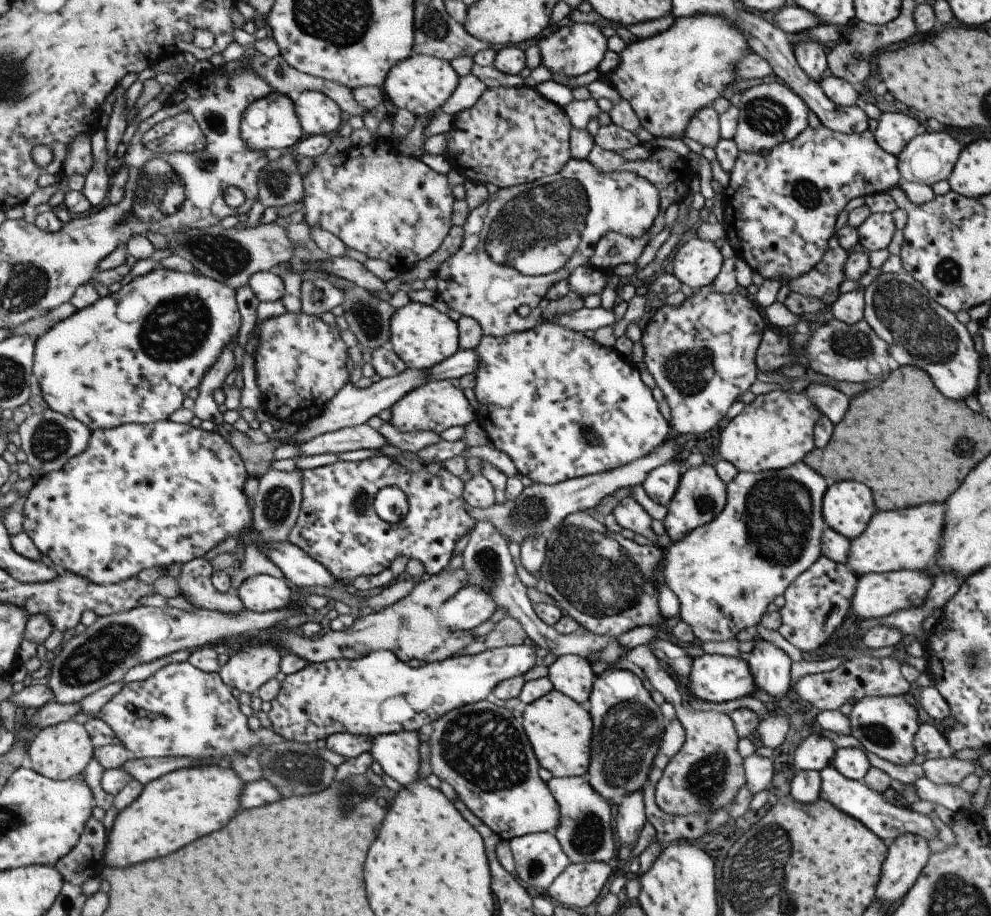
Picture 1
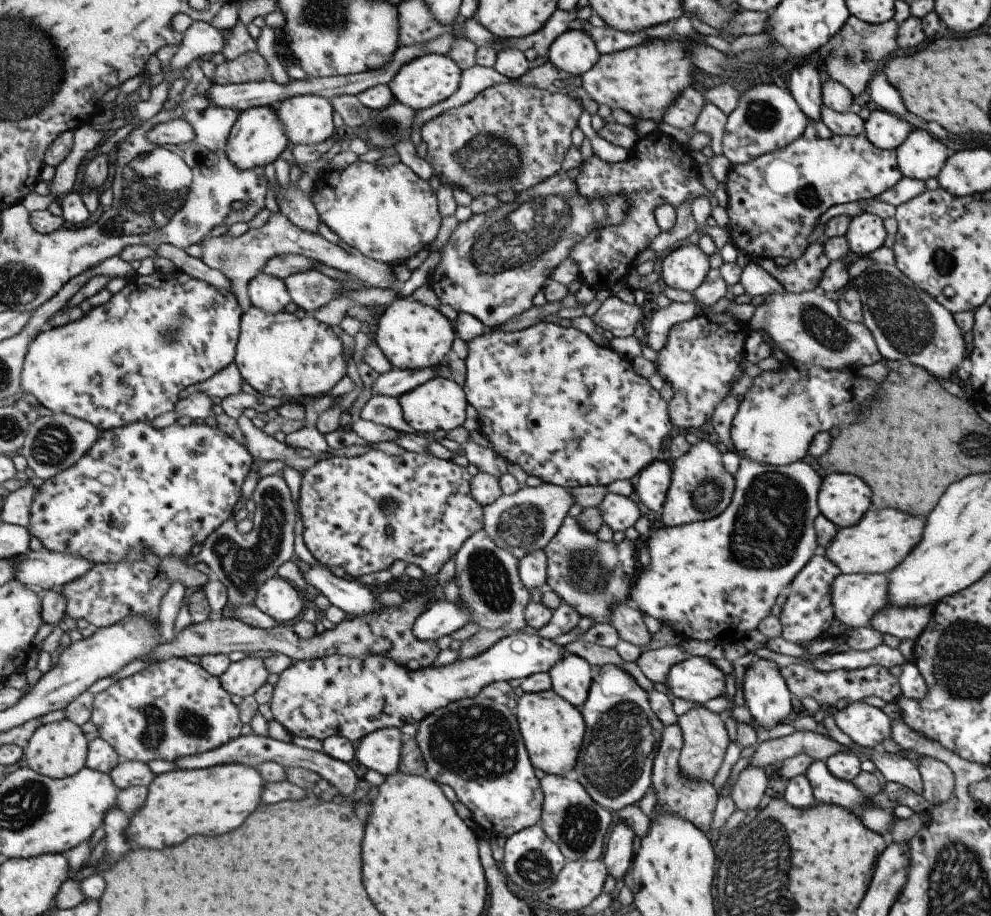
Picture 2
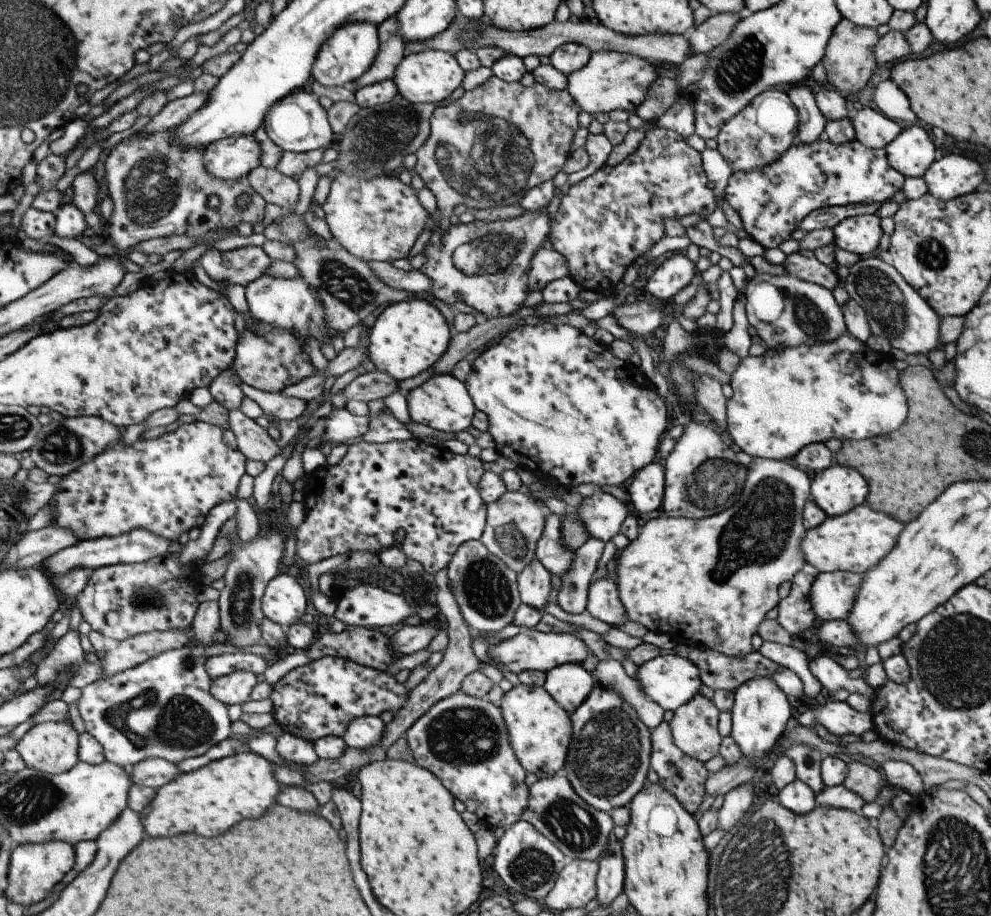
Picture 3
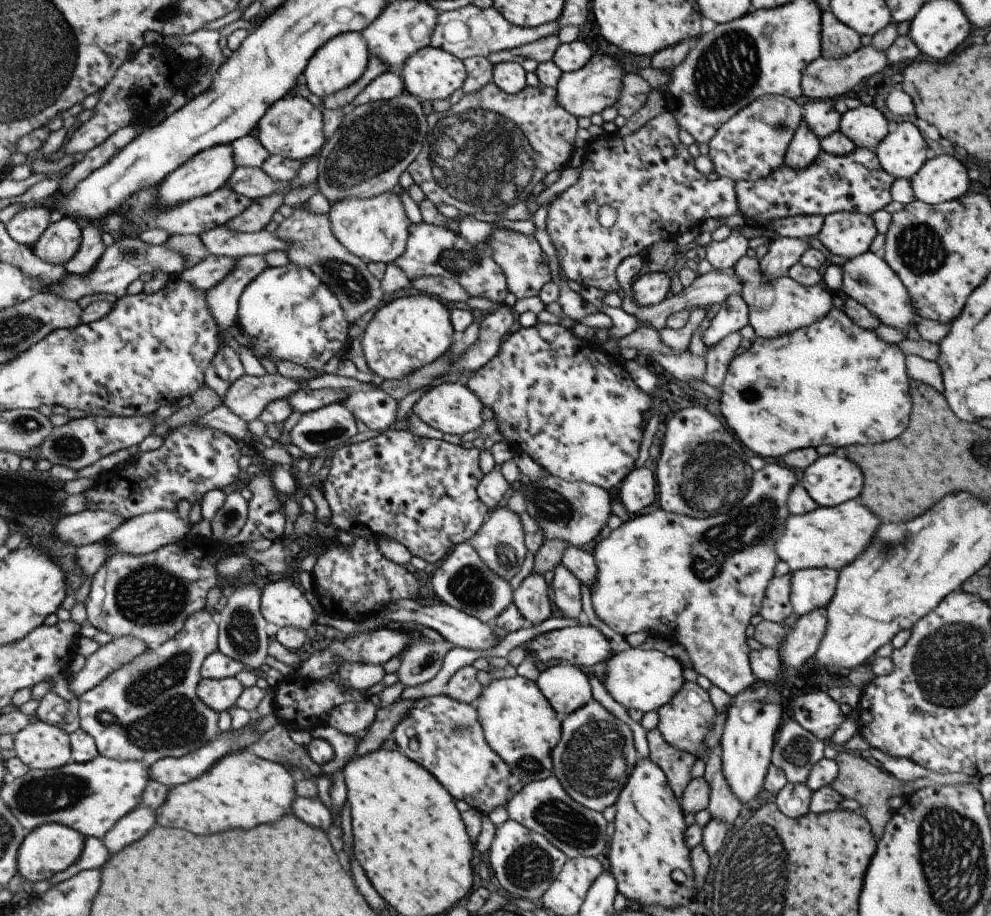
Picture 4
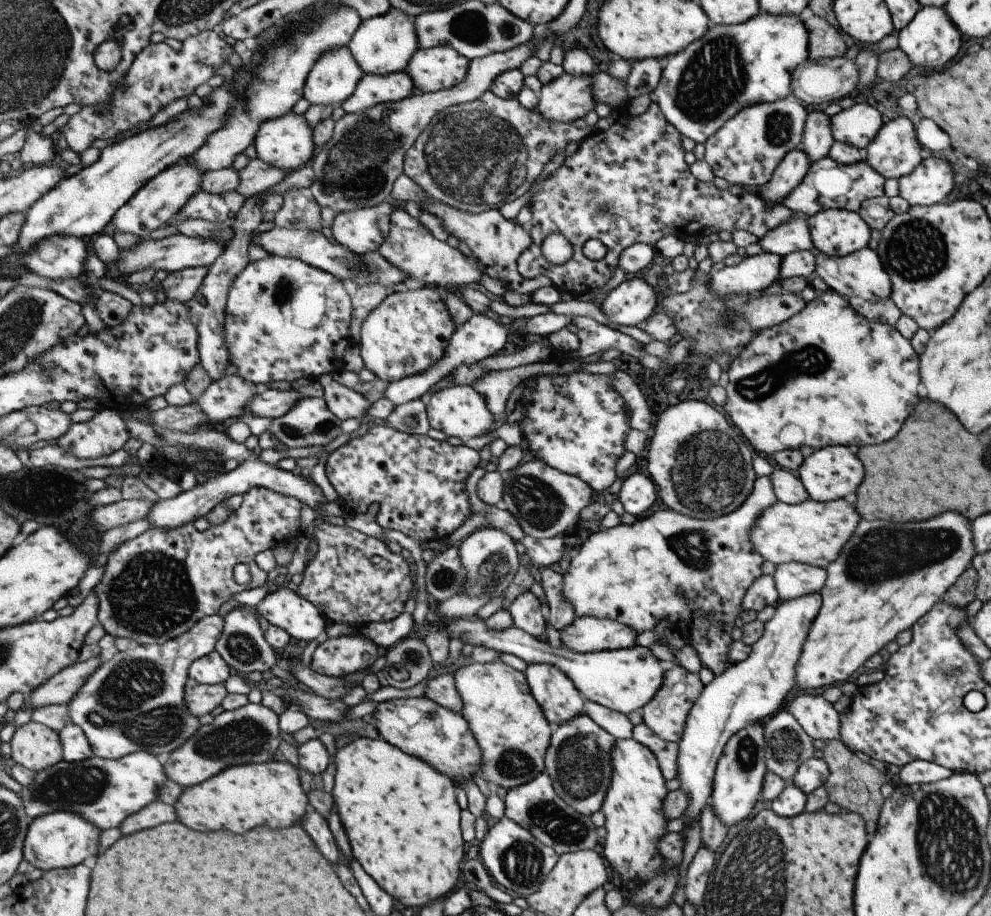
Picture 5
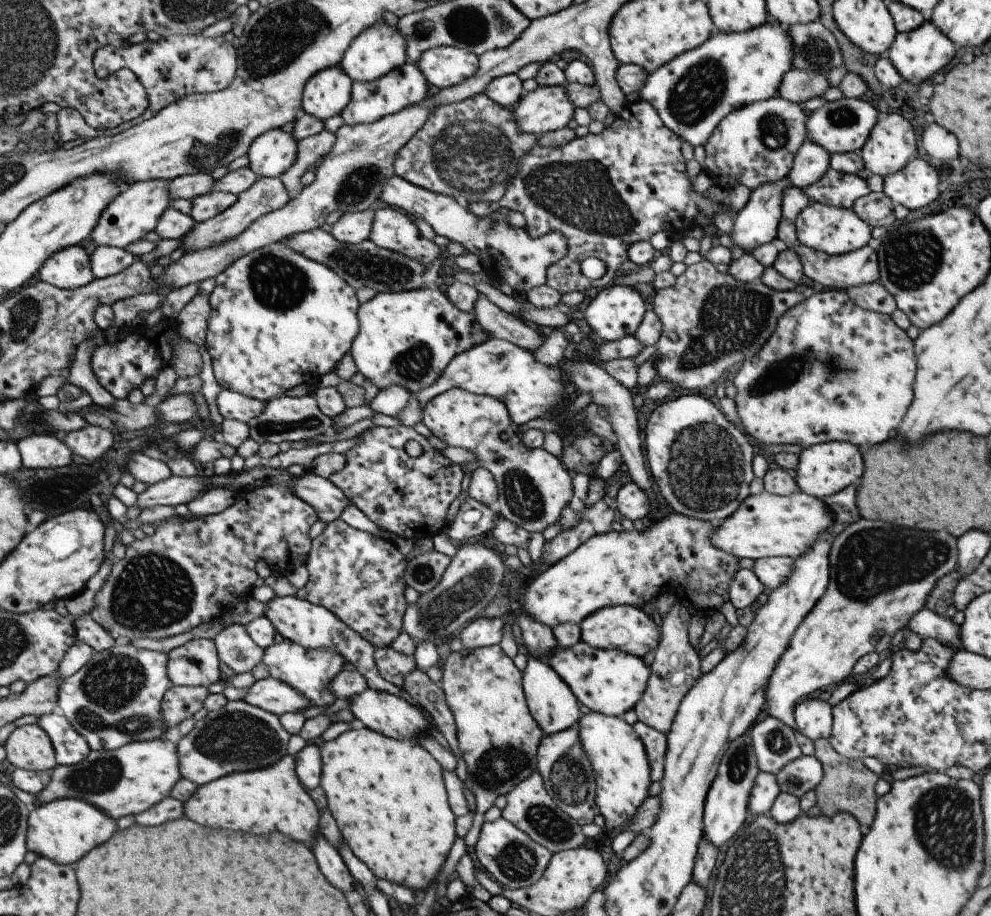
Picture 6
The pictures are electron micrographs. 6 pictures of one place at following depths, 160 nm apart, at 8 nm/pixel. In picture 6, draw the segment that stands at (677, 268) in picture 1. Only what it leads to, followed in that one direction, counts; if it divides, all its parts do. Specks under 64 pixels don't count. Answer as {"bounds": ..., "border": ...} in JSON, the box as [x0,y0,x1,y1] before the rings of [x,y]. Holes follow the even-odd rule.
{"bounds":[583,285,649,342],"border":[[[612,285],[601,289],[589,302],[583,319],[591,332],[606,342],[633,335],[649,309],[633,287]]]}

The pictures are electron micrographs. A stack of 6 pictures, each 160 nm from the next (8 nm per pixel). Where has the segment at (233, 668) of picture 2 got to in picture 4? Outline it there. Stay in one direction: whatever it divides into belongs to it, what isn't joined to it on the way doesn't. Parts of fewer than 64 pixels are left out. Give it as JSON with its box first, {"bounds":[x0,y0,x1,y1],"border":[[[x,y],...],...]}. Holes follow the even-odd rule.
{"bounds":[198,677,245,713],"border":[[[235,677],[204,679],[198,687],[198,695],[219,713],[235,707],[245,689]]]}

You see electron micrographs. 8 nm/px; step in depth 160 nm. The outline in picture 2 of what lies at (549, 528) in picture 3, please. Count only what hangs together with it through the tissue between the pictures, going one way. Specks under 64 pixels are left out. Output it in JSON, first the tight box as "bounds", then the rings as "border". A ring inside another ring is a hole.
{"bounds":[542,515,638,625],"border":[[[567,515],[542,549],[546,556],[545,588],[555,592],[560,600],[573,608],[580,617],[589,618],[592,625],[609,623],[610,609],[614,605],[629,604],[631,583],[638,573],[638,565],[635,563],[637,549],[632,546],[632,541],[625,538],[618,543],[611,540],[602,541],[597,538],[596,533],[582,529],[576,517]]]}

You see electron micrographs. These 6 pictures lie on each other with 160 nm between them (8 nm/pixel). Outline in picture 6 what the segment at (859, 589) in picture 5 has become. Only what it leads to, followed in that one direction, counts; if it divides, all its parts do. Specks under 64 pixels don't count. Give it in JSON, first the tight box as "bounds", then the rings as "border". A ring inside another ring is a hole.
{"bounds":[763,517,956,730],"border":[[[861,517],[845,526],[831,542],[829,582],[825,593],[795,628],[785,652],[779,656],[773,672],[769,674],[765,686],[763,716],[771,716],[794,730],[793,708],[803,698],[807,698],[815,690],[831,690],[842,684],[861,656],[885,650],[895,632],[903,630],[909,618],[917,610],[924,608],[925,598],[931,593],[935,582],[956,569],[956,540],[945,530],[919,532],[917,529],[899,528],[887,521],[865,520]]]}

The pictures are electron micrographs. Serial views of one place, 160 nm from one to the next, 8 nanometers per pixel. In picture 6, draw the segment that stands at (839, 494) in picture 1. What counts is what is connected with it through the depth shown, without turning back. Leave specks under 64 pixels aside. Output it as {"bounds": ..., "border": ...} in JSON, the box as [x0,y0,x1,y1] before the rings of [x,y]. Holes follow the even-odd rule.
{"bounds":[792,441,863,499],"border":[[[830,441],[815,444],[802,449],[798,455],[798,464],[792,473],[798,491],[813,498],[823,499],[839,490],[843,490],[863,475],[862,454],[853,444],[844,441]]]}

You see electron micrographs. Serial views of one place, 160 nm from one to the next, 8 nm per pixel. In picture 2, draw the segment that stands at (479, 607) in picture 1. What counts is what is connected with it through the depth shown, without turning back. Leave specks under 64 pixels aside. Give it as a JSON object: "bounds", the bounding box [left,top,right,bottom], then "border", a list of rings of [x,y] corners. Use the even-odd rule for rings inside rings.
{"bounds":[412,598,471,640],"border":[[[445,598],[433,600],[429,606],[414,620],[412,633],[417,640],[434,640],[441,636],[449,635],[454,630],[461,628],[471,621],[470,612],[463,604],[457,606],[456,603],[447,601]]]}

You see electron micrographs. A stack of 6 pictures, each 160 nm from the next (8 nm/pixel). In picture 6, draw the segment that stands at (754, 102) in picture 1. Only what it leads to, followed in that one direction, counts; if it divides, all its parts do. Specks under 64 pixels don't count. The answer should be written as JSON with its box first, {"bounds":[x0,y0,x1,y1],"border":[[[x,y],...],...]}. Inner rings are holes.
{"bounds":[703,96,806,191],"border":[[[776,96],[727,114],[703,146],[703,170],[712,184],[727,190],[743,185],[752,191],[765,182],[784,180],[798,148],[806,140],[804,111],[802,106]]]}

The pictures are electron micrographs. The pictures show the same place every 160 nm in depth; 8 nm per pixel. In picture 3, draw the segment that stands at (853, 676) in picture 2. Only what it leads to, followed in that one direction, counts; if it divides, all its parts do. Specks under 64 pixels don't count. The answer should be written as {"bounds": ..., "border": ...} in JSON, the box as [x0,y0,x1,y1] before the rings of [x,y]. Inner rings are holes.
{"bounds":[672,643,779,692],"border":[[[677,643],[672,649],[673,655],[687,658],[697,666],[700,682],[712,690],[734,692],[743,682],[754,677],[767,677],[767,674],[779,668],[775,662],[763,658],[757,651],[739,658],[727,658],[719,652],[681,643]]]}

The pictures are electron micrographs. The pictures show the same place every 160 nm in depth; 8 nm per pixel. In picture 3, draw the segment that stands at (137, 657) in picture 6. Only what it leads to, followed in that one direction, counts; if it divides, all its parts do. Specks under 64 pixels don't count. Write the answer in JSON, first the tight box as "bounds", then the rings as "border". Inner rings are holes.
{"bounds":[78,601,233,769],"border":[[[219,601],[203,602],[191,628],[195,636],[193,644],[163,652],[135,668],[111,678],[97,680],[81,689],[78,711],[87,731],[101,742],[107,761],[128,769],[151,758],[163,758],[179,764],[181,760],[201,756],[213,746],[229,739],[233,722],[227,704],[211,694],[213,679],[206,666],[209,656],[205,655],[205,648],[215,644],[215,636],[221,629]]]}

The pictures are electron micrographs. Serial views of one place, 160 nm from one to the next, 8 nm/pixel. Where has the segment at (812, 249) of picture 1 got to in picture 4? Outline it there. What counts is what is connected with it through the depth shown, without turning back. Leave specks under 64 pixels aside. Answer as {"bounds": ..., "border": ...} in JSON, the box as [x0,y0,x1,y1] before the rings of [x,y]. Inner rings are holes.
{"bounds":[735,147,894,227],"border":[[[855,147],[843,156],[819,151],[805,168],[793,170],[783,164],[767,176],[754,181],[736,180],[735,198],[739,212],[747,218],[748,227],[765,225],[773,219],[795,215],[828,215],[841,211],[857,211],[864,215],[881,210],[889,201],[894,178],[878,163],[874,151]]]}

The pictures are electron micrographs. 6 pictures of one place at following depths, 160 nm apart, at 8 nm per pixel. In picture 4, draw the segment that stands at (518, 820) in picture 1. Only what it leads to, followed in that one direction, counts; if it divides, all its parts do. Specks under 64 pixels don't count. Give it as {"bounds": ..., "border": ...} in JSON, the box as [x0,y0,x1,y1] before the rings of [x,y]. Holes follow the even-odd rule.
{"bounds":[391,695,511,815],"border":[[[445,695],[416,699],[407,716],[393,726],[391,739],[399,753],[425,768],[455,801],[463,800],[470,810],[489,815],[493,808],[505,807],[511,796],[509,768],[487,746],[477,712],[470,704],[455,702]]]}

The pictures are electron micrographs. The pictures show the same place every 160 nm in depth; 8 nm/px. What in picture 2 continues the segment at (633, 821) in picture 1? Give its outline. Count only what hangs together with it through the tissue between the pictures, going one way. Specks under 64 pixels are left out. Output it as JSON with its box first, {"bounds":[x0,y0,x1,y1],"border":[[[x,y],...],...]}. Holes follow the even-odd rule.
{"bounds":[601,821,635,878],"border":[[[618,821],[606,843],[605,853],[602,854],[601,860],[608,868],[608,874],[613,878],[623,878],[626,870],[630,867],[634,852],[633,838],[635,833],[623,821]]]}

